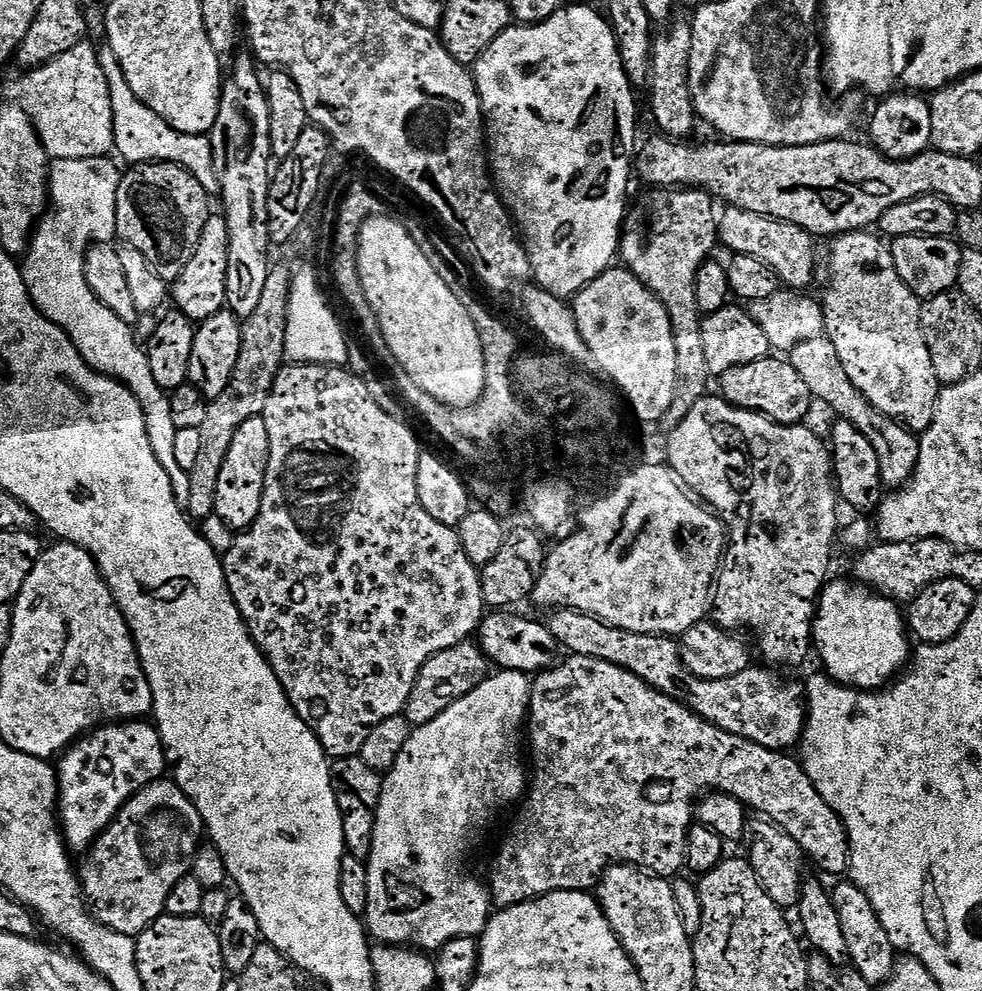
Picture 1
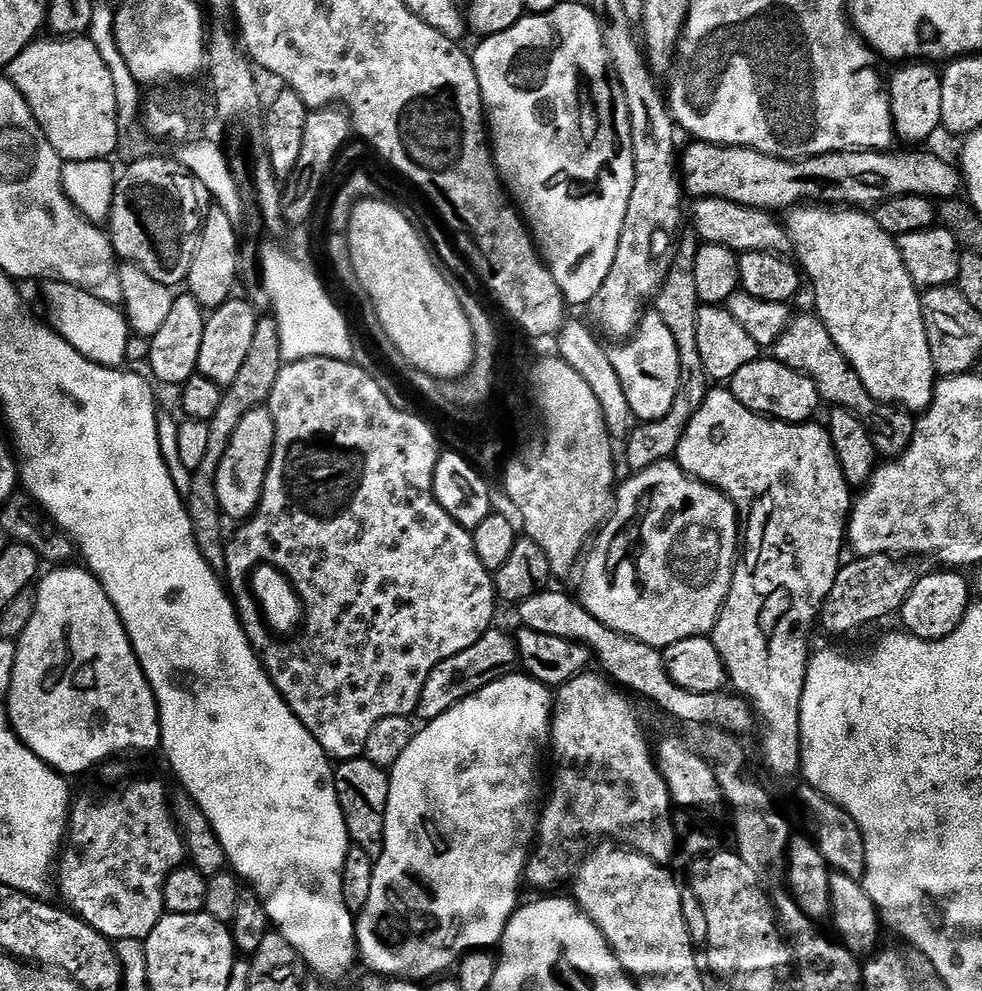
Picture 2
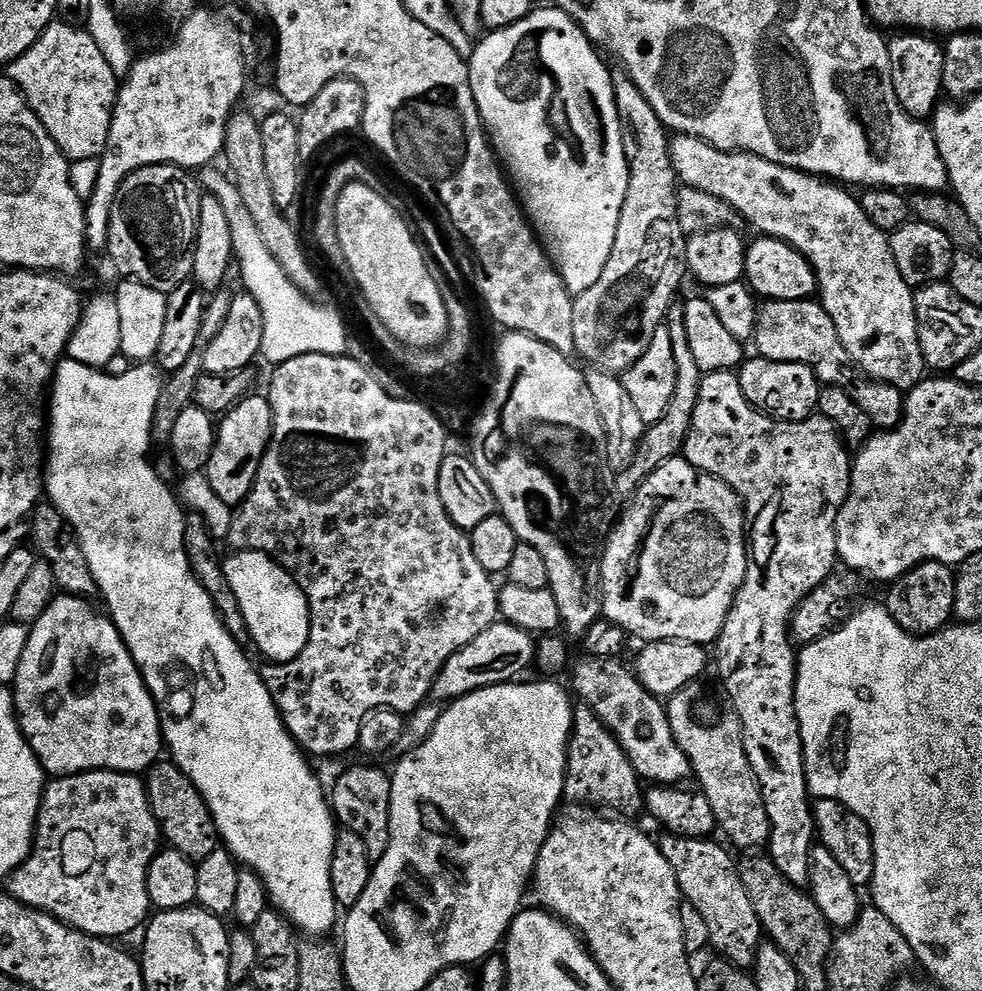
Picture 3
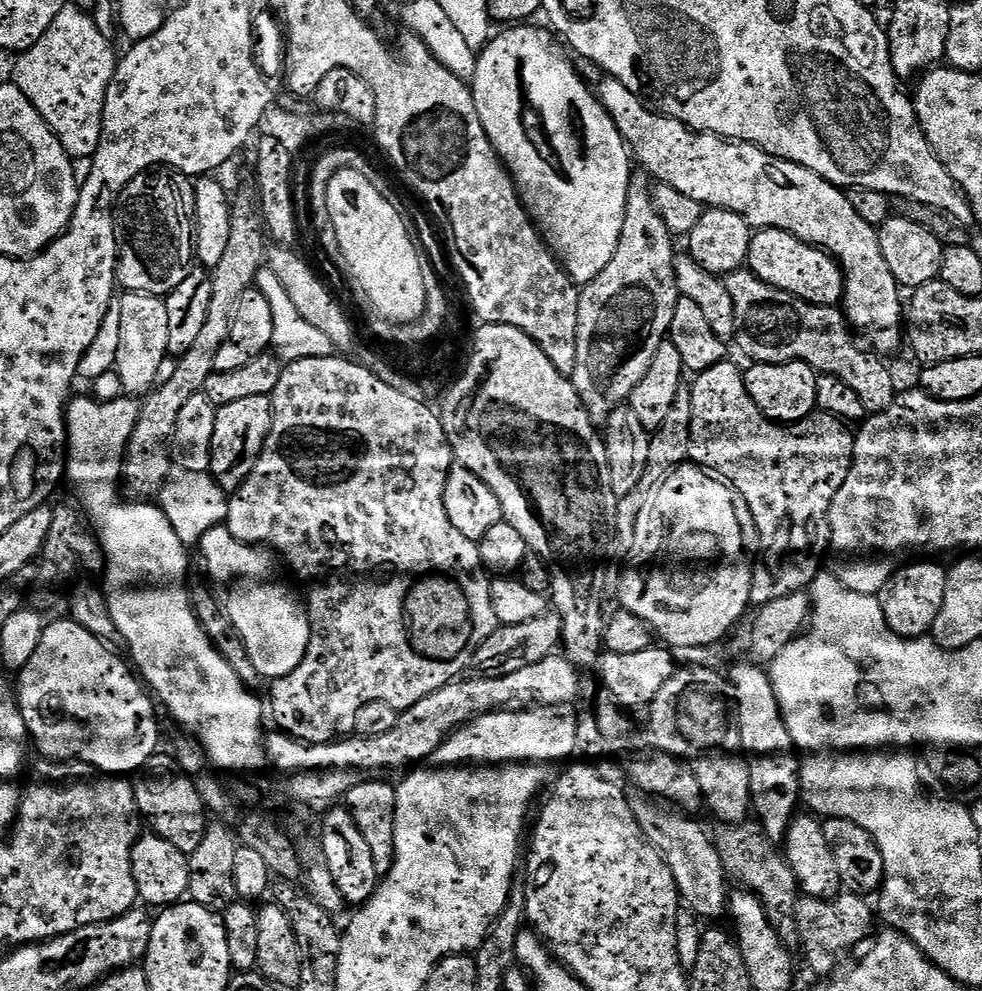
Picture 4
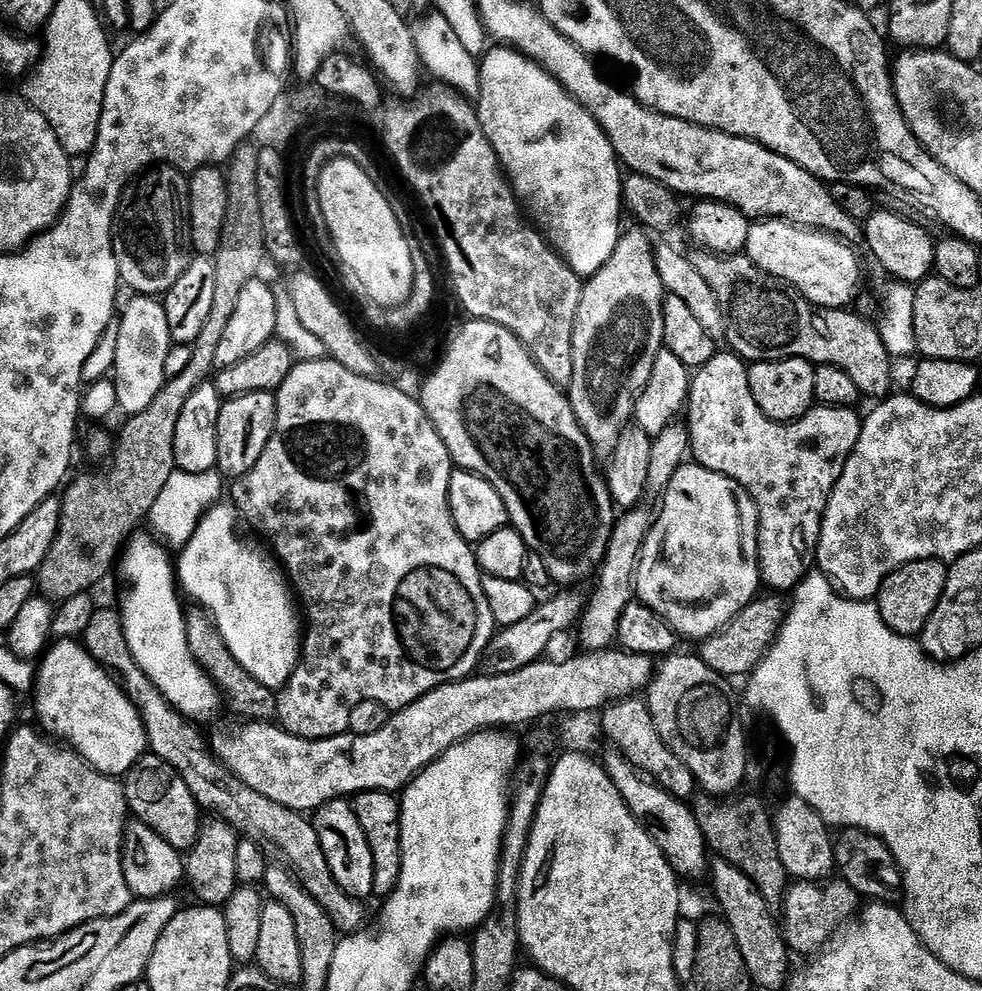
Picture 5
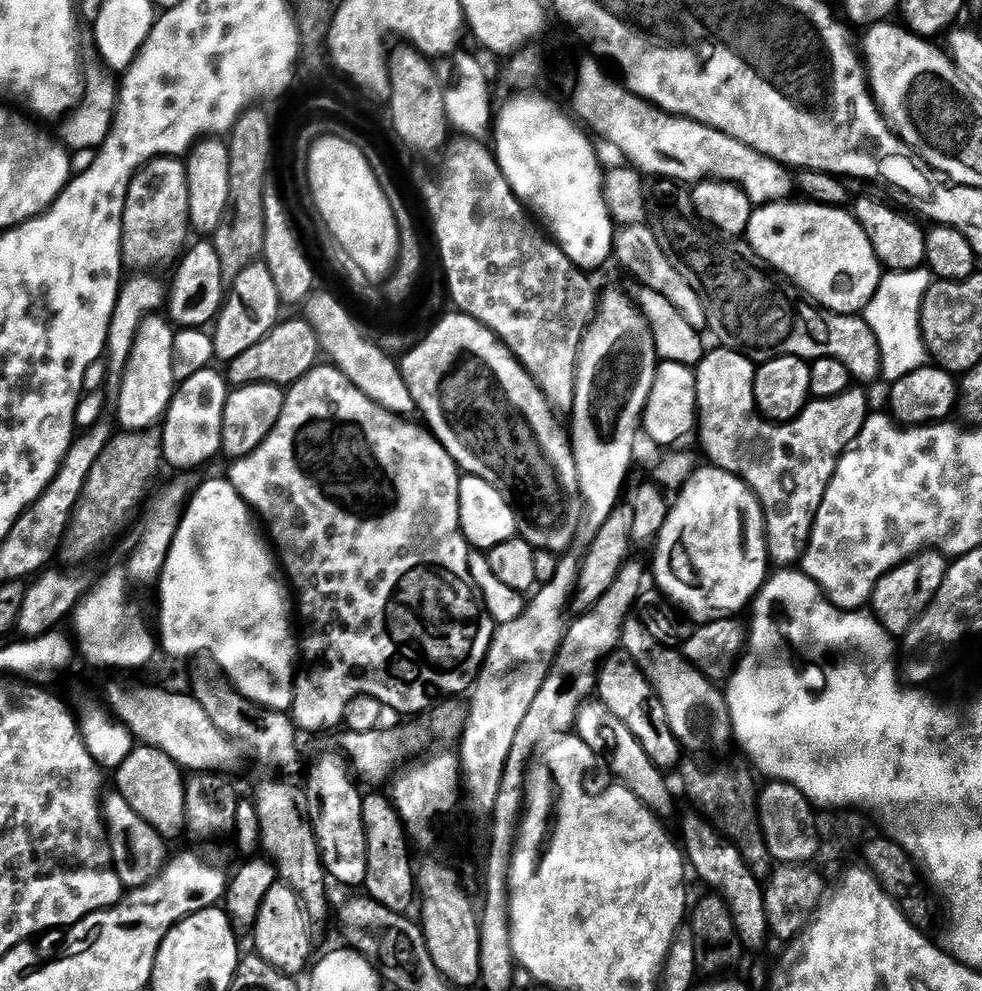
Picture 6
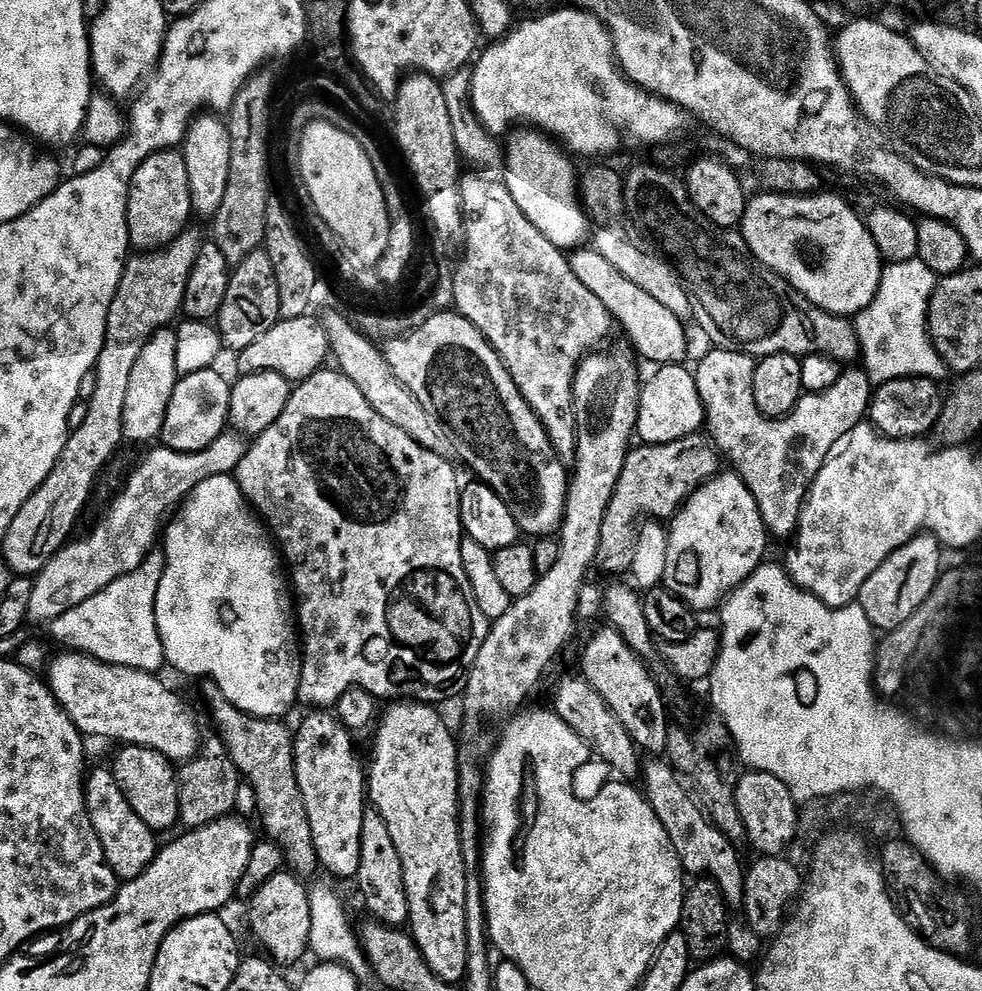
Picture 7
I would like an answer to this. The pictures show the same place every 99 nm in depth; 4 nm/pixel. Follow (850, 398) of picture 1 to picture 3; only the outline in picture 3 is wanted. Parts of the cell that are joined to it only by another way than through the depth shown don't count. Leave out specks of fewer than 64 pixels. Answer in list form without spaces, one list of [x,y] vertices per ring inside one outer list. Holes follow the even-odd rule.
[[[815,299],[767,301],[756,317],[755,344],[760,351],[757,353],[763,359],[787,364],[807,364],[820,379],[821,385],[845,388],[877,429],[895,428],[904,417],[905,393],[892,384],[873,382],[864,374],[856,377],[854,361],[842,346],[830,314],[826,314],[824,305]]]

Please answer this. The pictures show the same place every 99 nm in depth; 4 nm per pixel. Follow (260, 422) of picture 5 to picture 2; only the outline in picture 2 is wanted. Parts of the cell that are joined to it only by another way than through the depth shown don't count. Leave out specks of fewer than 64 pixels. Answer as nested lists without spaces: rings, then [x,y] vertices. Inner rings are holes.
[[[261,406],[250,410],[250,414],[246,414],[246,418],[238,422],[238,430],[234,430],[226,446],[226,454],[218,466],[216,489],[221,512],[234,522],[243,522],[256,513],[262,498],[275,437],[276,420],[267,407]]]

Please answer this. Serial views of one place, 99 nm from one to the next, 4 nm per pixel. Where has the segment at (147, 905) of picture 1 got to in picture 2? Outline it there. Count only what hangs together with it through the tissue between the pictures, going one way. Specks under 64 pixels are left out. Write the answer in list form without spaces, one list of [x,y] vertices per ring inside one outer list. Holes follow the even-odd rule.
[[[140,780],[137,784],[132,784],[128,789],[125,790],[124,793],[121,794],[117,800],[95,800],[92,796],[84,796],[80,801],[73,803],[70,808],[70,844],[72,840],[72,848],[65,847],[62,852],[62,868],[64,864],[64,896],[68,901],[66,901],[67,907],[71,909],[71,911],[75,912],[77,916],[80,917],[81,920],[85,920],[87,924],[94,929],[98,934],[102,934],[110,941],[118,941],[118,940],[142,940],[145,941],[148,939],[148,935],[152,933],[154,930],[154,926],[158,926],[158,922],[160,921],[161,916],[165,915],[164,911],[164,883],[166,882],[166,878],[171,874],[175,868],[181,867],[185,863],[186,860],[186,849],[184,847],[184,839],[180,837],[180,831],[176,829],[176,819],[172,817],[172,809],[170,807],[170,792],[167,792],[166,789],[163,788],[162,785],[159,784],[156,780]]]

